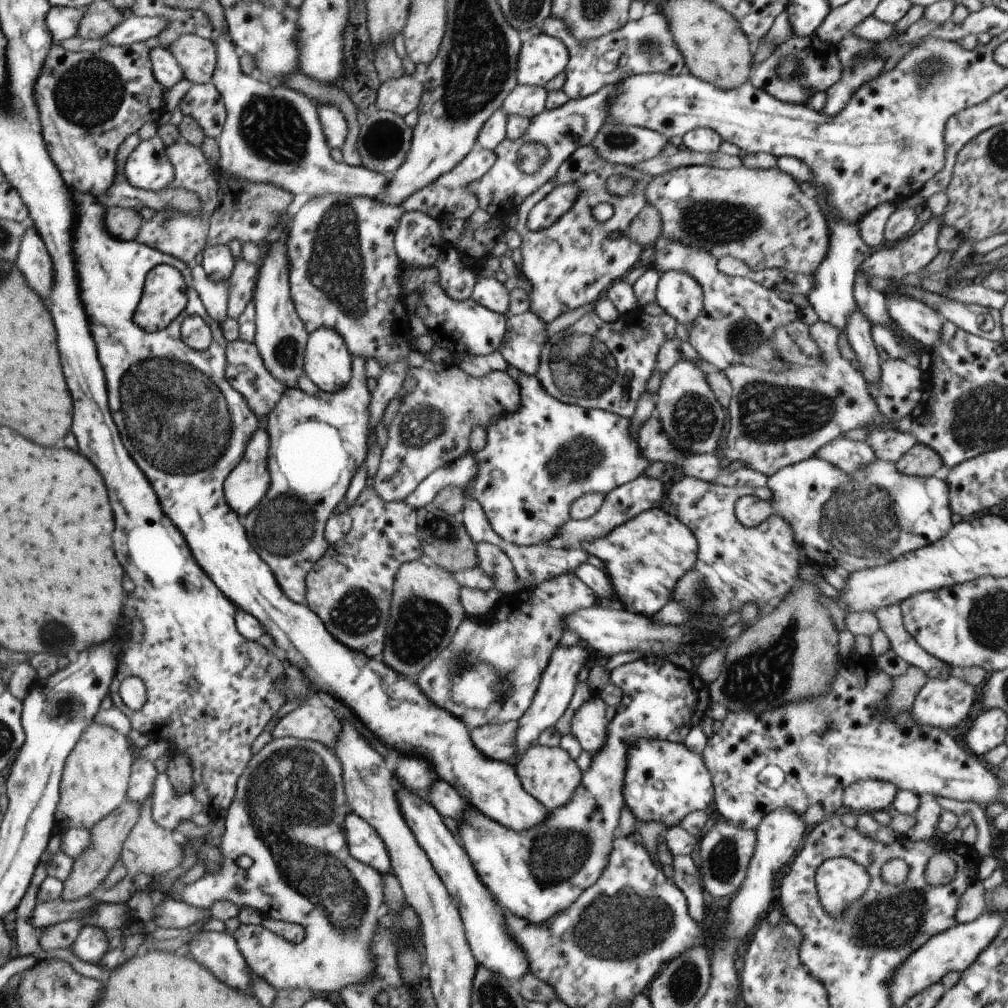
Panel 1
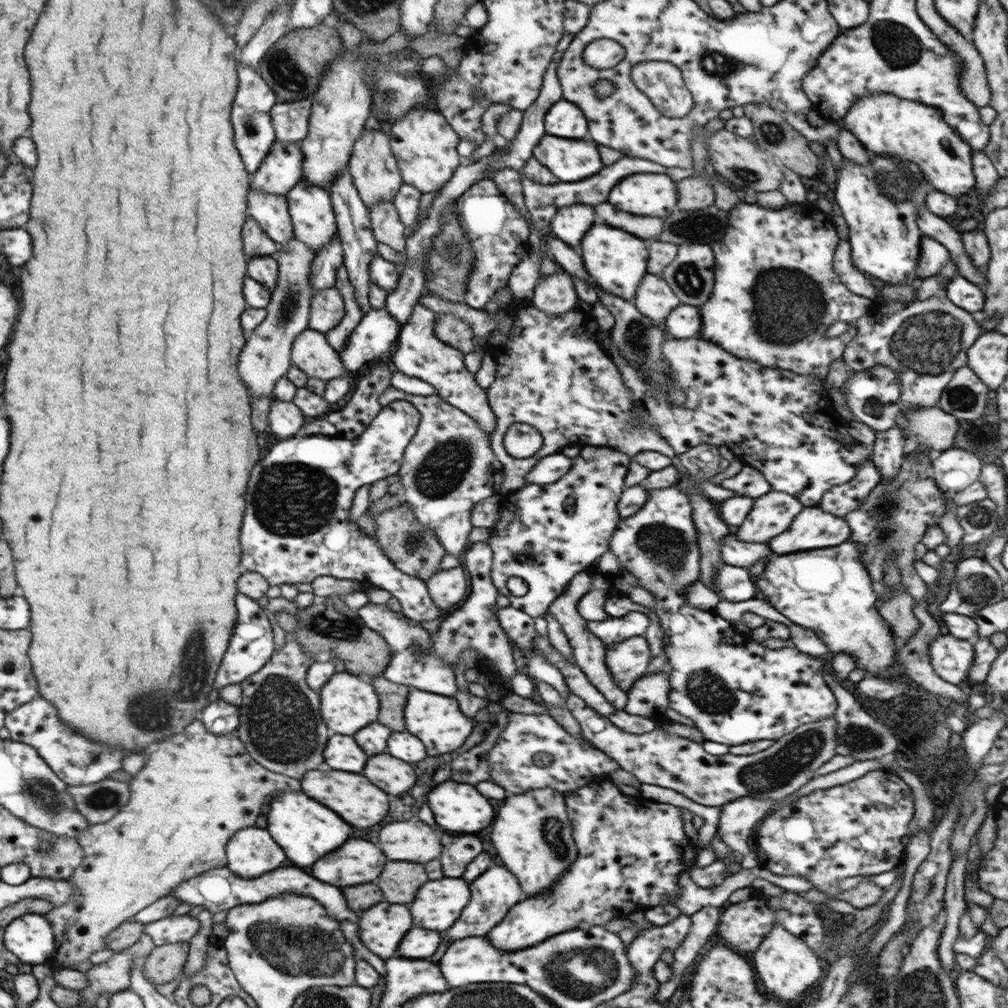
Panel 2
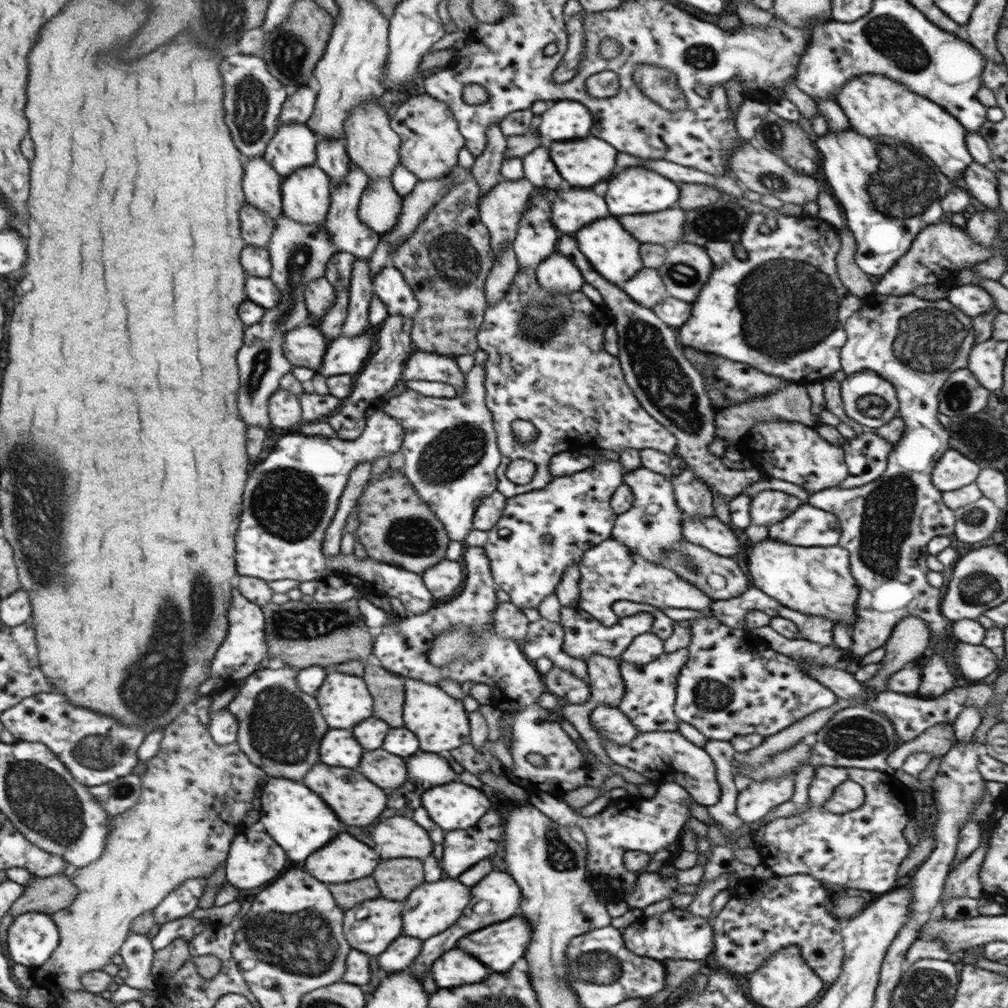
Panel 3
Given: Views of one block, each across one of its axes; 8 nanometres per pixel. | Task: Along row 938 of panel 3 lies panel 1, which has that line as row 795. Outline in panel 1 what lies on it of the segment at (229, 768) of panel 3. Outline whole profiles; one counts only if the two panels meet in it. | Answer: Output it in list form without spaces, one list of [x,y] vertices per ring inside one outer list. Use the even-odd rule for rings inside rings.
[[[92,721],[64,764],[55,812],[57,826],[89,830],[115,811],[127,798],[129,766],[133,763],[125,734]]]

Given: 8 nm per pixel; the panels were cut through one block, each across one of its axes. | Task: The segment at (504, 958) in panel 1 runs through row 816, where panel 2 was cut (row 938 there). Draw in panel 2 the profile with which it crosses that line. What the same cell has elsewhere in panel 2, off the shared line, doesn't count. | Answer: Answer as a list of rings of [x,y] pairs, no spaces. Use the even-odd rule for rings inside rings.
[[[411,928],[405,938],[401,939],[401,944],[397,947],[397,956],[408,959],[429,958],[439,946],[439,934],[421,930],[421,928]]]

